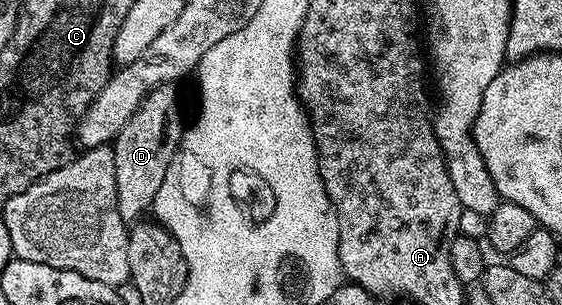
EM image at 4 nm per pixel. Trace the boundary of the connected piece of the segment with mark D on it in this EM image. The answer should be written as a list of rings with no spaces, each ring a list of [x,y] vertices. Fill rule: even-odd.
[[[169,85],[151,91],[134,117],[130,117],[126,129],[122,129],[111,144],[116,170],[116,208],[122,221],[129,225],[135,224],[143,216],[140,215],[143,211],[152,211],[152,202],[158,189],[162,189],[166,169],[170,169],[170,161],[184,139],[186,119],[184,123],[176,90],[175,86]]]

